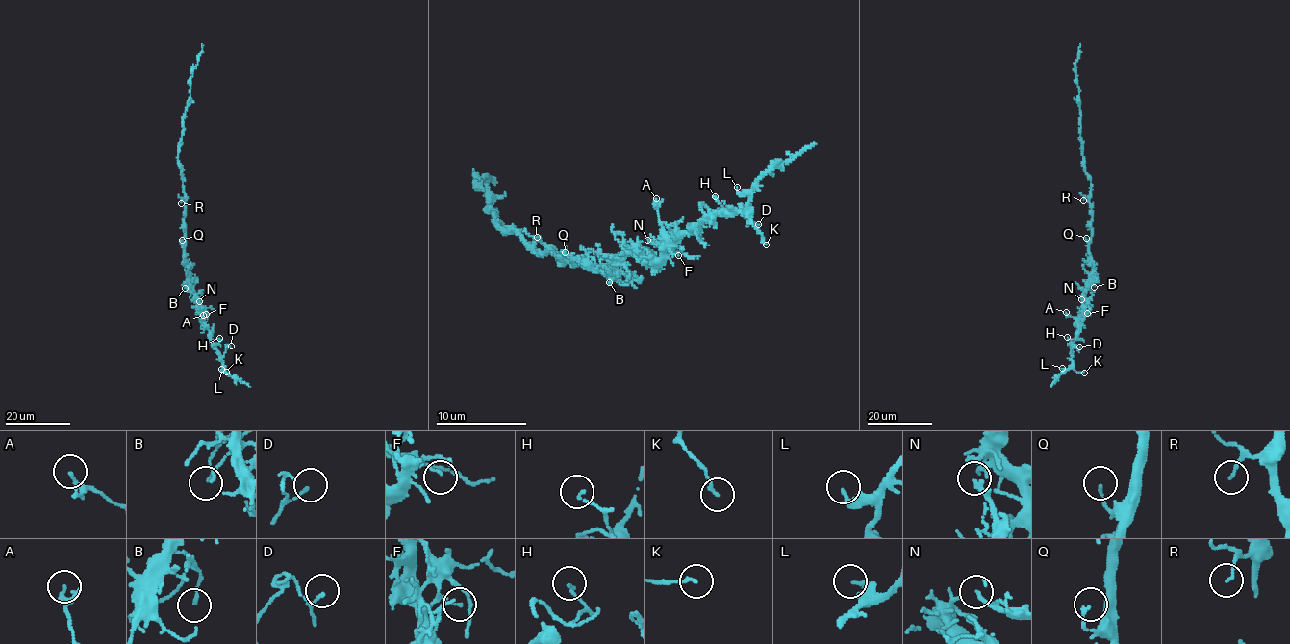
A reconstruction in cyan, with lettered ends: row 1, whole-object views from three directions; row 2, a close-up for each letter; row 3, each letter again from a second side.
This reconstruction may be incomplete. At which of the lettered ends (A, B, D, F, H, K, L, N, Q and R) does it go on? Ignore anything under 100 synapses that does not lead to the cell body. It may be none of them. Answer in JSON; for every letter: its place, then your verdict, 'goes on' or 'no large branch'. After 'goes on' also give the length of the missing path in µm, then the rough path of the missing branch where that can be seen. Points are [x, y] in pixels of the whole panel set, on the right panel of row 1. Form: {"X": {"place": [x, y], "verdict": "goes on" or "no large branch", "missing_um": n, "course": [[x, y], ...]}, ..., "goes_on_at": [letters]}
{"A": {"place": [1066, 312], "verdict": "no large branch"}, "B": {"place": [1094, 287], "verdict": "no large branch"}, "D": {"place": [1079, 347], "verdict": "no large branch"}, "F": {"place": [1087, 313], "verdict": "no large branch"}, "H": {"place": [1067, 337], "verdict": "no large branch"}, "K": {"place": [1084, 373], "verdict": "no large branch"}, "L": {"place": [1062, 368], "verdict": "no large branch"}, "N": {"place": [1081, 299], "verdict": "no large branch"}, "Q": {"place": [1086, 238], "verdict": "no large branch"}, "R": {"place": [1083, 200], "verdict": "no large branch"}, "goes_on_at": []}

